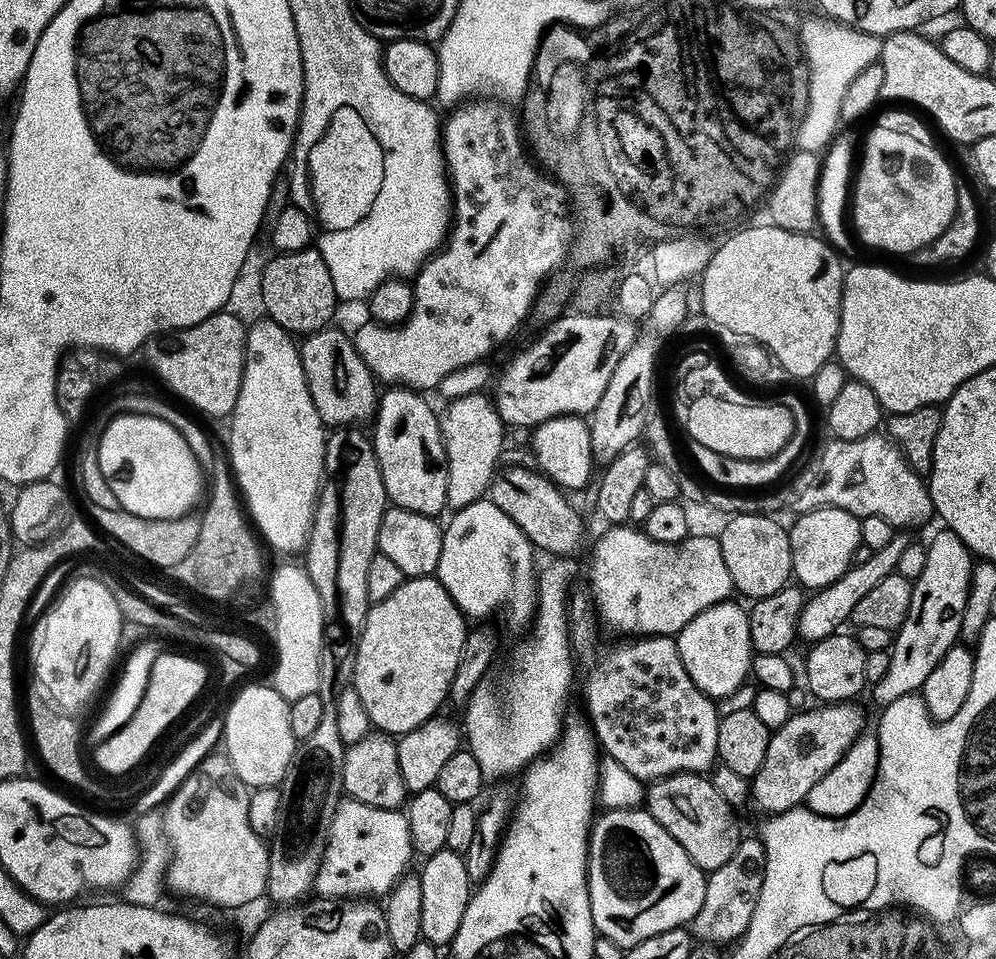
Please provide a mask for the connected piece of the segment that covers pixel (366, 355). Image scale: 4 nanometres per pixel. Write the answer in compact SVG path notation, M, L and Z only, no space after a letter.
M472 98L467 102L461 103L459 106L453 107L451 109L452 117L449 120L445 119L442 124L442 147L444 150L444 162L448 170L448 178L452 186L452 194L454 197L454 203L452 206L452 223L448 229L447 237L440 249L439 252L433 254L429 260L421 267L420 271L416 273L414 277L414 306L412 307L412 312L405 319L403 324L399 326L389 326L386 324L377 324L375 322L367 322L368 324L364 324L361 326L357 332L354 332L354 343L356 345L356 349L358 350L358 354L362 359L366 362L366 366L371 370L372 375L376 377L377 381L381 385L384 386L403 386L408 389L415 390L425 390L424 388L436 388L440 383L443 382L444 379L447 378L451 372L456 372L459 368L468 368L471 364L476 364L479 362L483 356L488 356L492 351L495 350L496 347L499 346L503 340L508 340L512 335L516 332L516 327L523 325L528 318L528 312L531 310L532 303L535 302L535 298L537 294L540 292L540 287L545 283L546 279L551 275L556 268L561 267L565 263L566 256L564 256L564 251L567 253L569 251L570 245L565 241L565 235L568 232L568 225L570 221L570 215L564 212L564 196L566 200L566 192L561 185L557 184L555 180L552 179L551 176L545 174L537 165L534 163L531 155L526 151L526 145L520 135L520 122L515 111L512 112L507 103L499 102L490 98Z

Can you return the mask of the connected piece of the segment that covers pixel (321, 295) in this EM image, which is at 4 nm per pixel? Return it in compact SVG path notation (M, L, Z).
M309 246L273 257L260 276L260 300L268 311L265 312L267 319L300 338L329 327L333 323L338 297L322 254L315 246Z

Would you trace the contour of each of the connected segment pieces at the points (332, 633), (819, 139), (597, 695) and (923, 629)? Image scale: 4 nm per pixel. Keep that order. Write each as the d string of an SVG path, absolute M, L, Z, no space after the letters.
M342 426L325 439L325 475L330 478L338 476L338 486L335 488L327 483L324 492L326 496L336 492L340 497L340 532L324 533L322 517L315 517L308 543L304 547L304 567L323 604L323 649L320 651L319 674L324 705L321 724L310 733L310 738L299 741L288 773L279 785L282 810L278 818L278 830L270 837L266 896L267 899L277 900L280 906L295 905L295 900L313 891L320 863L324 861L324 847L328 845L330 826L345 795L342 762L346 746L342 742L342 734L338 734L336 691L347 687L352 680L356 644L360 641L368 610L373 605L366 589L367 571L370 570L372 557L377 554L378 528L388 509L373 441L362 431L356 426Z
M804 18L798 25L798 39L801 48L806 53L808 66L808 108L804 112L804 118L801 120L798 129L798 144L804 150L824 150L832 143L834 133L837 131L836 124L839 125L841 123L840 100L846 98L846 86L866 66L879 61L880 45L882 43L881 37L867 35L857 28L842 26L839 20L831 18L819 19L809 20L809 18Z
M673 637L624 638L619 642L621 644L601 664L589 670L584 680L587 719L603 755L618 762L643 782L655 782L679 772L707 773L718 760L721 713L716 712L717 701L702 691L694 678L690 678Z
M951 530L936 532L928 544L924 565L912 584L910 610L906 618L895 629L892 646L888 652L890 666L878 683L871 685L872 700L878 706L885 706L903 695L919 693L924 687L930 670L942 662L942 654L960 640L963 611L966 610L970 574L974 563L973 553Z

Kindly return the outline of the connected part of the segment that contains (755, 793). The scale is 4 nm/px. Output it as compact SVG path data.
M856 702L821 703L816 706L820 708L812 708L809 712L797 711L783 726L769 735L766 758L762 758L762 766L750 780L750 800L753 800L764 814L775 814L801 807L807 801L810 790L814 790L814 786L818 786L818 782L822 782L822 778L830 774L834 766L838 766L846 750L850 750L853 742L865 731L864 712L858 705Z

